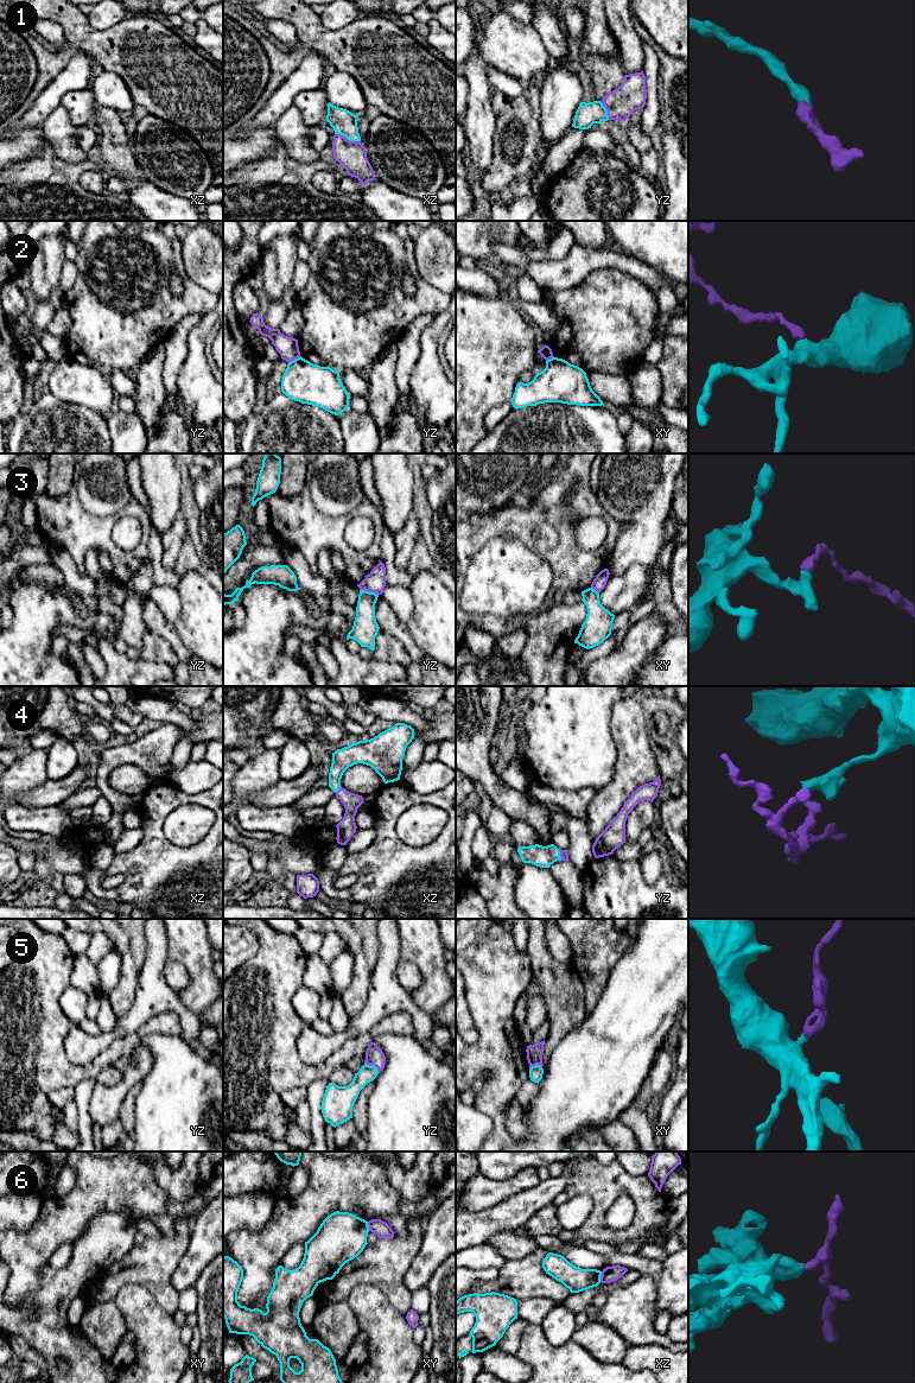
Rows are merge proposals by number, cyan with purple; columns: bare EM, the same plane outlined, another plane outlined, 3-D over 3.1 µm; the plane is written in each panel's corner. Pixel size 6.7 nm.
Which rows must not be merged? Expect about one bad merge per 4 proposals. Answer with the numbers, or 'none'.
2, 3, 6

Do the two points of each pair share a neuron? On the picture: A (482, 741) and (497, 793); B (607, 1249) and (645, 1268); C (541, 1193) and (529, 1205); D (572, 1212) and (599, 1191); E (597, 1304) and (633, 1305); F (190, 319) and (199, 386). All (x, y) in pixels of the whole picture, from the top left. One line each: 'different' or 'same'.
A: same
B: same
C: same
D: different
E: different
F: different

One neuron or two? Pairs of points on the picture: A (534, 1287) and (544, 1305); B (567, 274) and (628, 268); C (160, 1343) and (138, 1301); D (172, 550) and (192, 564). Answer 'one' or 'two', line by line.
A: two
B: one
C: one
D: two

